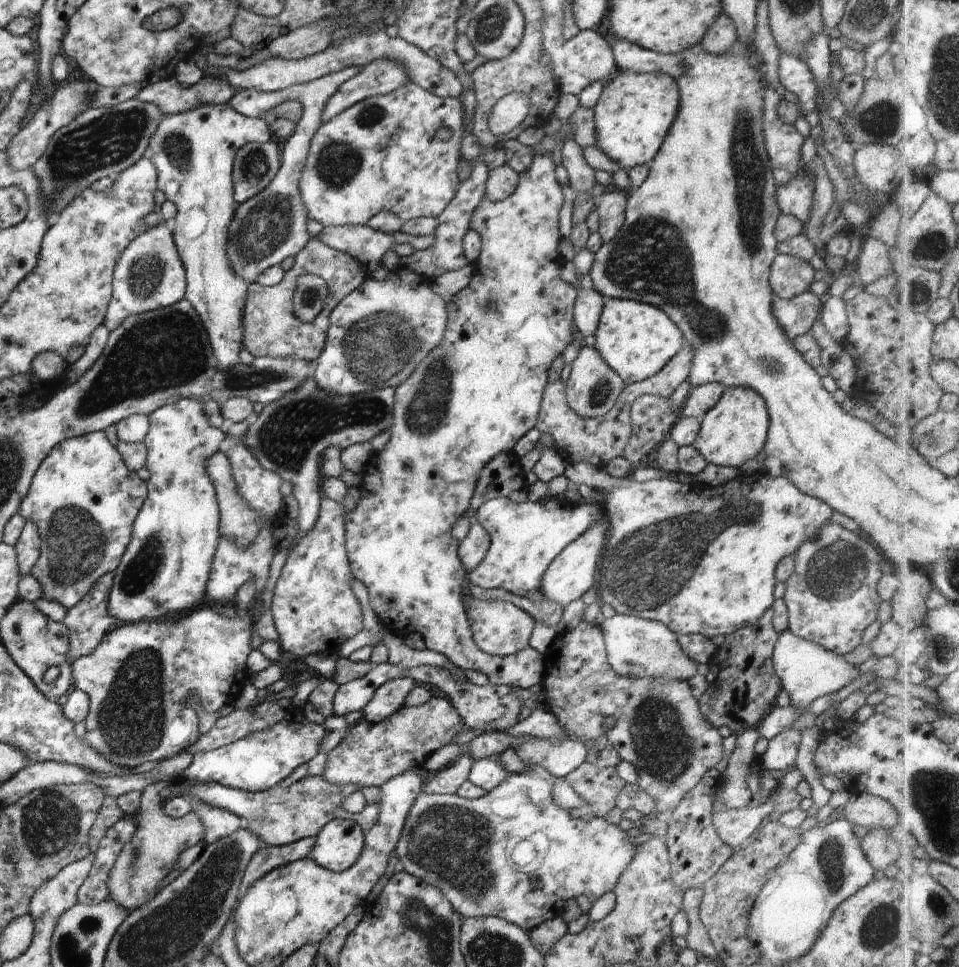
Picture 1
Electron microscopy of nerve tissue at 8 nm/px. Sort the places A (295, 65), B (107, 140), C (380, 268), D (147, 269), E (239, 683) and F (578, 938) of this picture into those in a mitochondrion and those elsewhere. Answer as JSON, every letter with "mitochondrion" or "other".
{"A":"other","B":"mitochondrion","C":"other","D":"mitochondrion","E":"other","F":"other"}

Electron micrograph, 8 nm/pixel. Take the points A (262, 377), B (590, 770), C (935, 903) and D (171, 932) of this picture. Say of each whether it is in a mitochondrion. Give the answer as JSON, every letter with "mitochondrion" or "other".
{"A":"mitochondrion","B":"other","C":"mitochondrion","D":"mitochondrion"}

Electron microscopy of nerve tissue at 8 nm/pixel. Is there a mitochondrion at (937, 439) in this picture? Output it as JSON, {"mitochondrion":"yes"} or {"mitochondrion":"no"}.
{"mitochondrion":"yes"}

